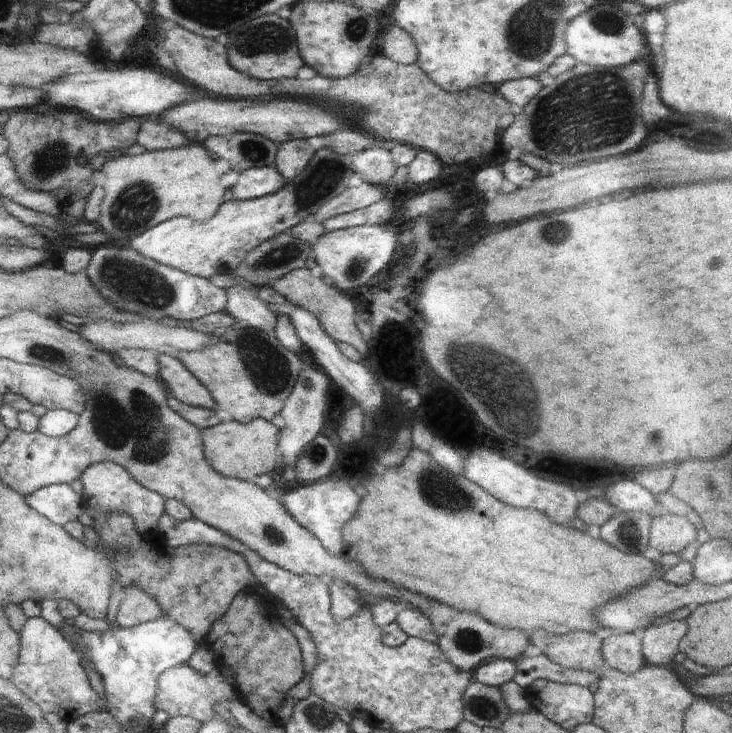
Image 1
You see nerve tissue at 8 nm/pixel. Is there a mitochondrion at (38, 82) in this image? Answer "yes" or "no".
no

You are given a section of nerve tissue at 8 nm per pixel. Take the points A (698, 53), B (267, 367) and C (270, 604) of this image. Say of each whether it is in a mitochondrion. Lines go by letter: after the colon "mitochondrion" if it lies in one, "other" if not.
A: other
B: mitochondrion
C: other

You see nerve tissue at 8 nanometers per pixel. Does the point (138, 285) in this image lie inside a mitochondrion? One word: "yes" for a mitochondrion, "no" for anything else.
yes

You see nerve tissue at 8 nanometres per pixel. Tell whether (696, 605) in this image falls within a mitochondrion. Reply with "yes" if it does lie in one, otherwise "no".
no

